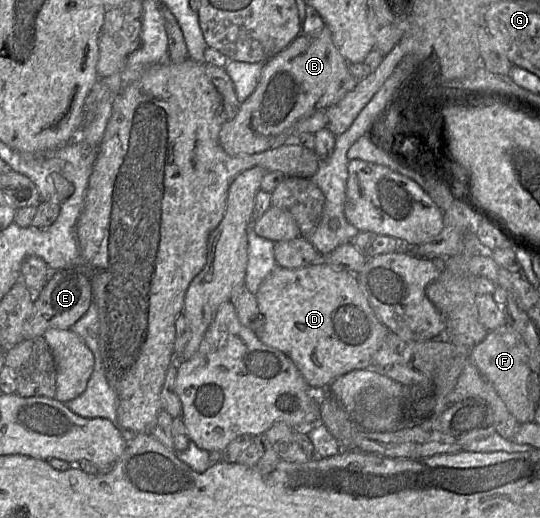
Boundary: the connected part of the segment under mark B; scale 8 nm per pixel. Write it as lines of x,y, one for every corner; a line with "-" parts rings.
325,26
316,36
301,33
285,49
264,63
259,83
254,92
244,100
236,116
223,123
219,143
231,155
252,155
284,144
288,133
297,122
318,110
337,104
352,91
357,80
349,70
349,63
333,42
330,29

